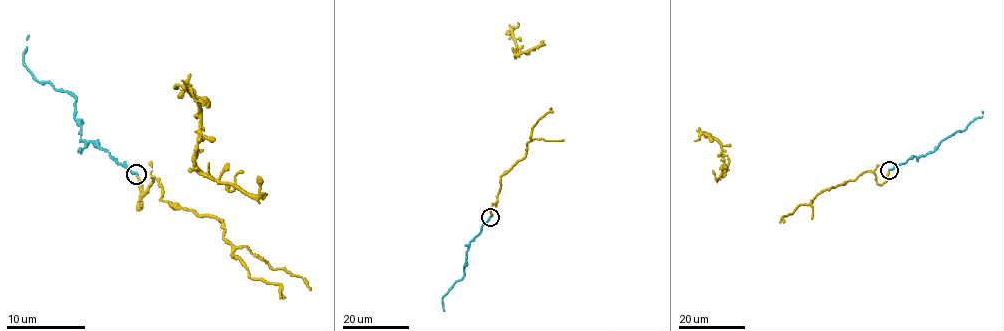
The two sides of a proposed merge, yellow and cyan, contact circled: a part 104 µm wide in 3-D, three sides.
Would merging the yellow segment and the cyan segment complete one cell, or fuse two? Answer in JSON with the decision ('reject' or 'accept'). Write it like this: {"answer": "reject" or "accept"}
{"answer": "accept"}

